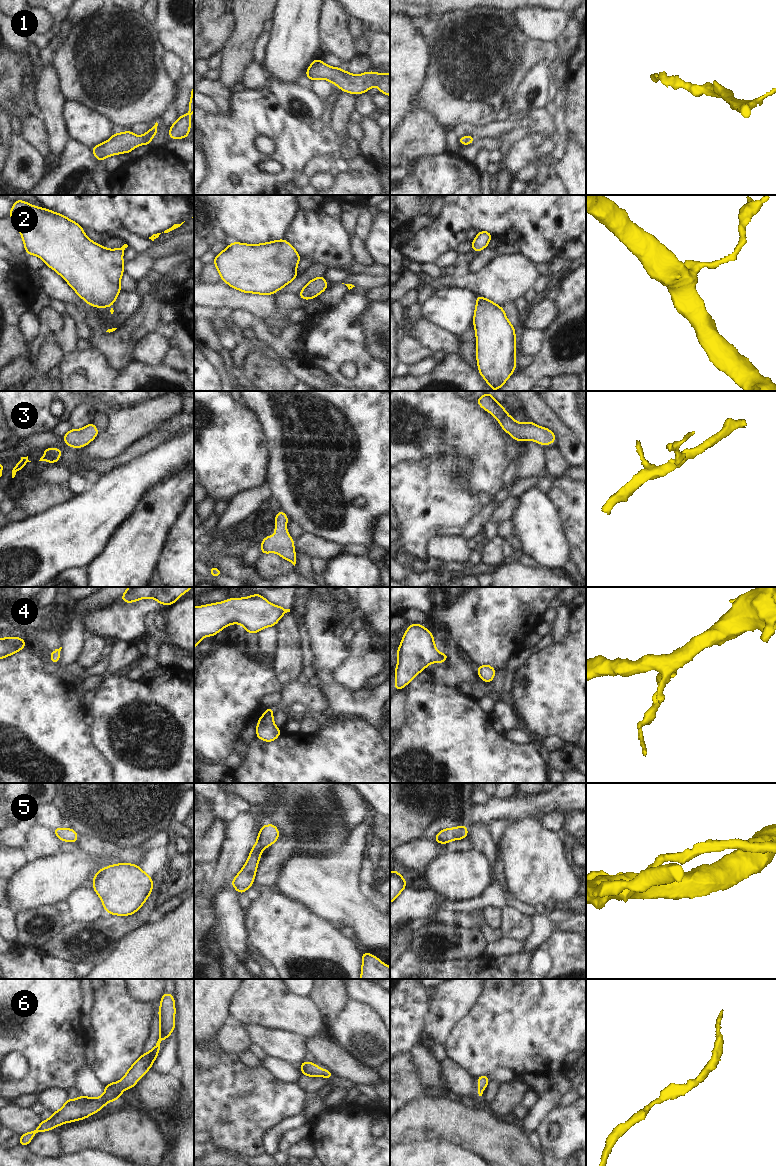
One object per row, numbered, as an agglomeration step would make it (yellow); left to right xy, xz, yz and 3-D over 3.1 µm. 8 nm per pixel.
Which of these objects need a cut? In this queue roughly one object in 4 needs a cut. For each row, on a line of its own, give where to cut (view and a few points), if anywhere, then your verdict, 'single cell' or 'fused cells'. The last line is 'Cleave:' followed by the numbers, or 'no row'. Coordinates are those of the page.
1: no cut | single cell
2: no cut | single cell
3: no cut | single cell
4: no cut | single cell
5: no cut | single cell
6: no cut | single cell
Cleave: no row

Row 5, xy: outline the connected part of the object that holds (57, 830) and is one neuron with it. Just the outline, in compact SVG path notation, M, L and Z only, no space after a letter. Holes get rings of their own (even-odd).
M55 827L53 829L56 837L60 839L60 841L72 842L77 843L78 840L78 833L74 831L72 828L68 827L66 829L62 829L60 827Z

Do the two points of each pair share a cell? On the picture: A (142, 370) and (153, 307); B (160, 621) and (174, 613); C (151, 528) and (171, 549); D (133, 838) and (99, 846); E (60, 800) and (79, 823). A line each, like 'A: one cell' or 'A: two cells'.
A: two cells
B: two cells
C: two cells
D: two cells
E: one cell

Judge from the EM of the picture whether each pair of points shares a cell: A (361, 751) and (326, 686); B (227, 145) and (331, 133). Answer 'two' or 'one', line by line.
A: two
B: one

